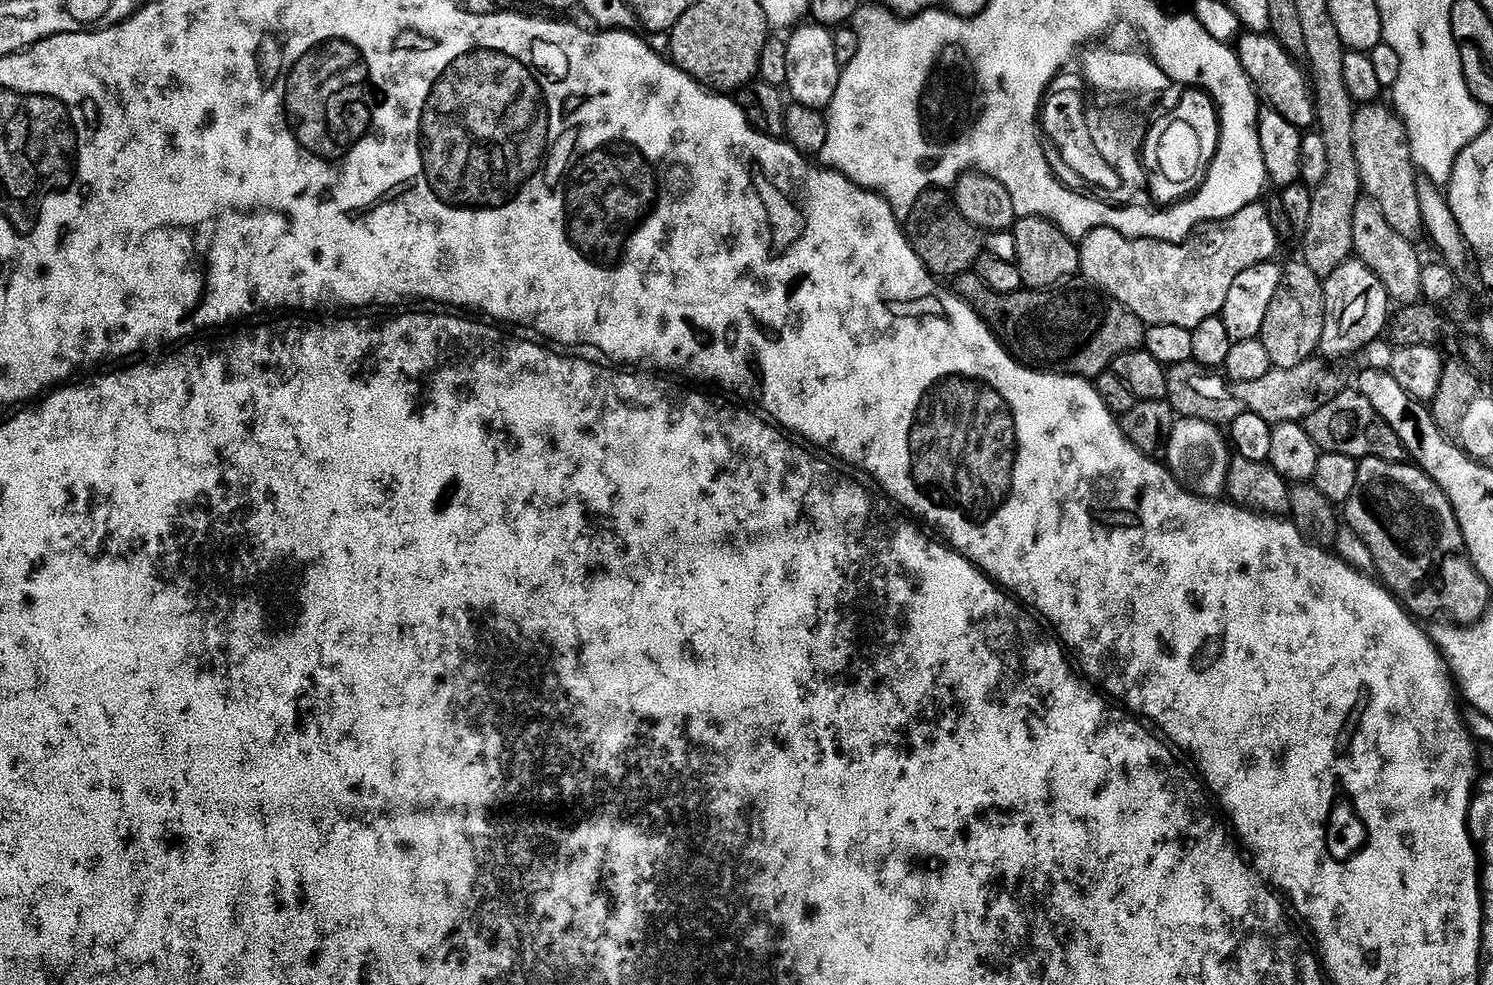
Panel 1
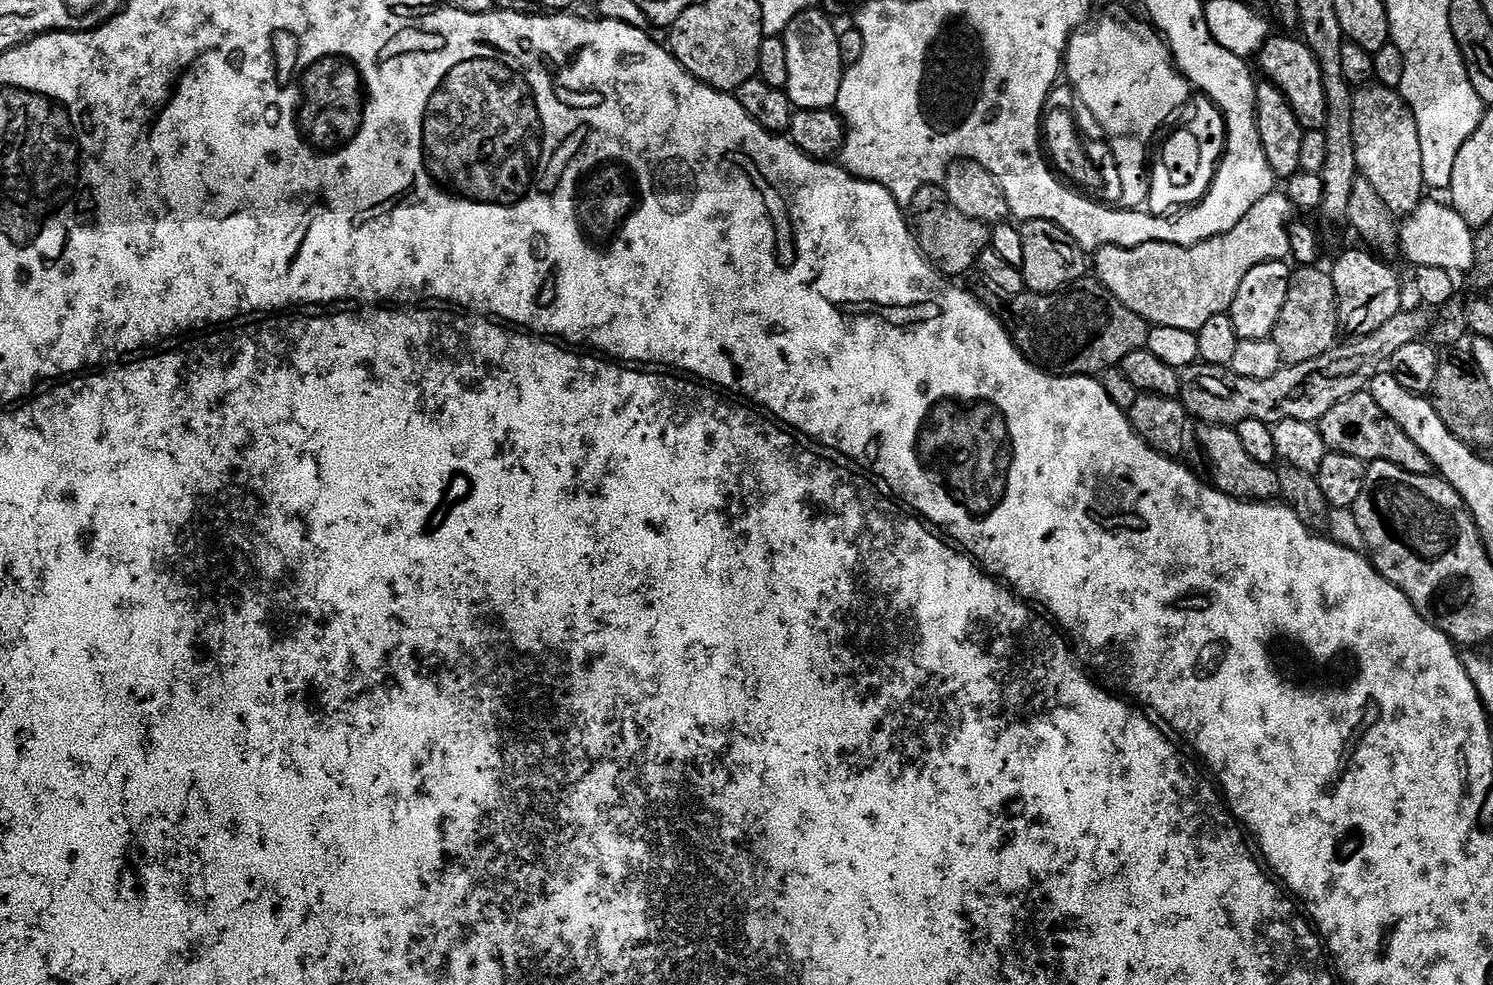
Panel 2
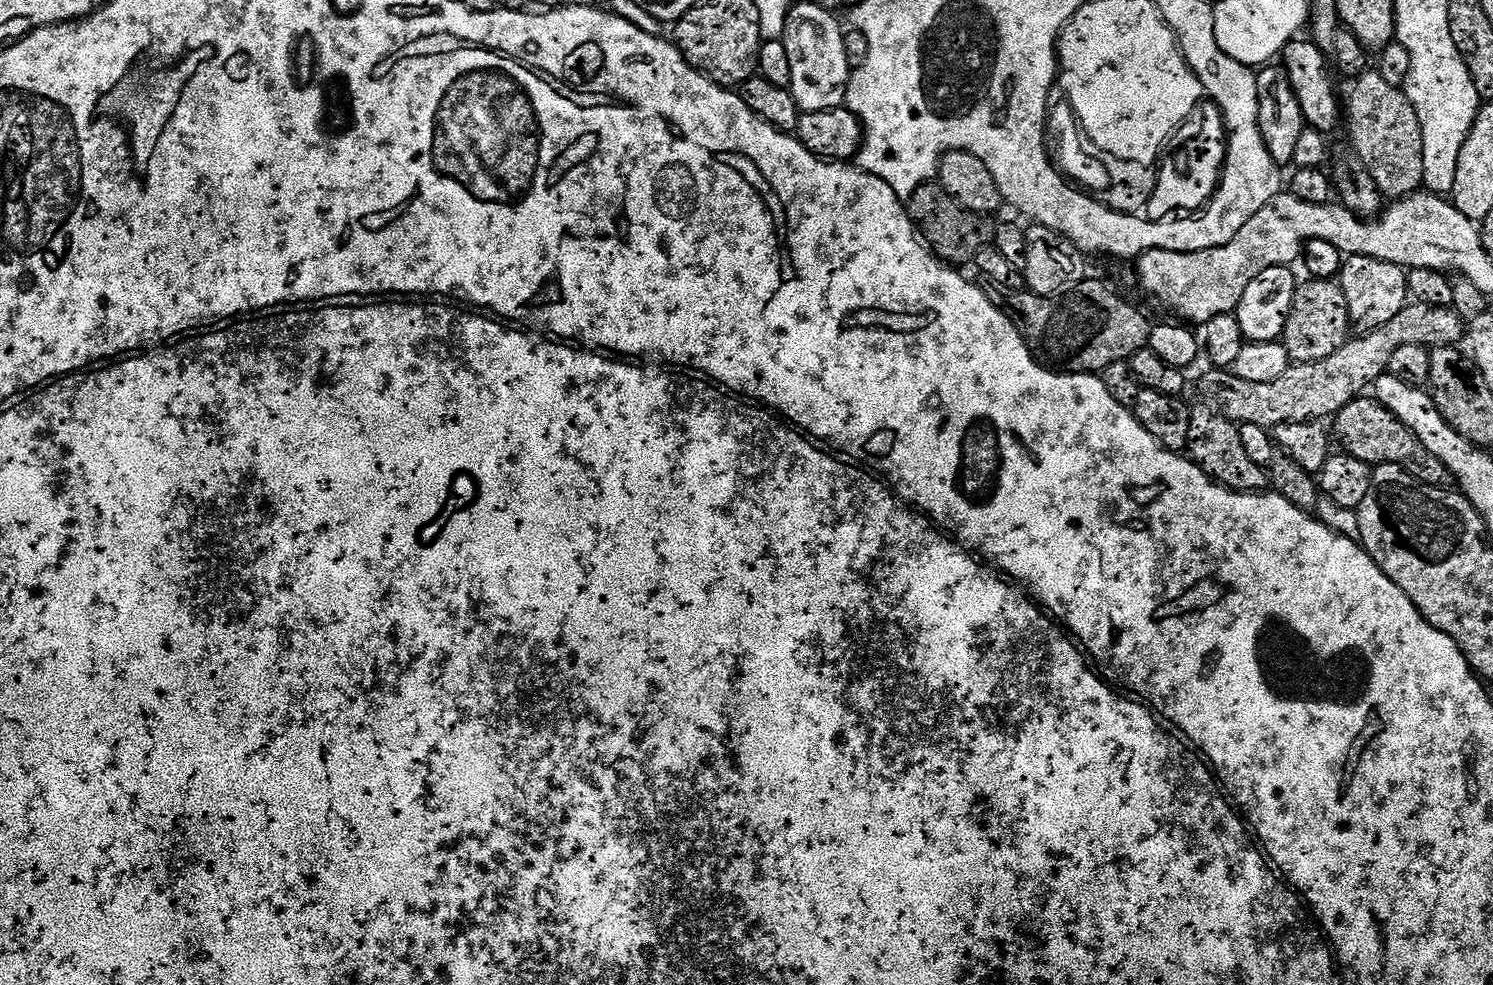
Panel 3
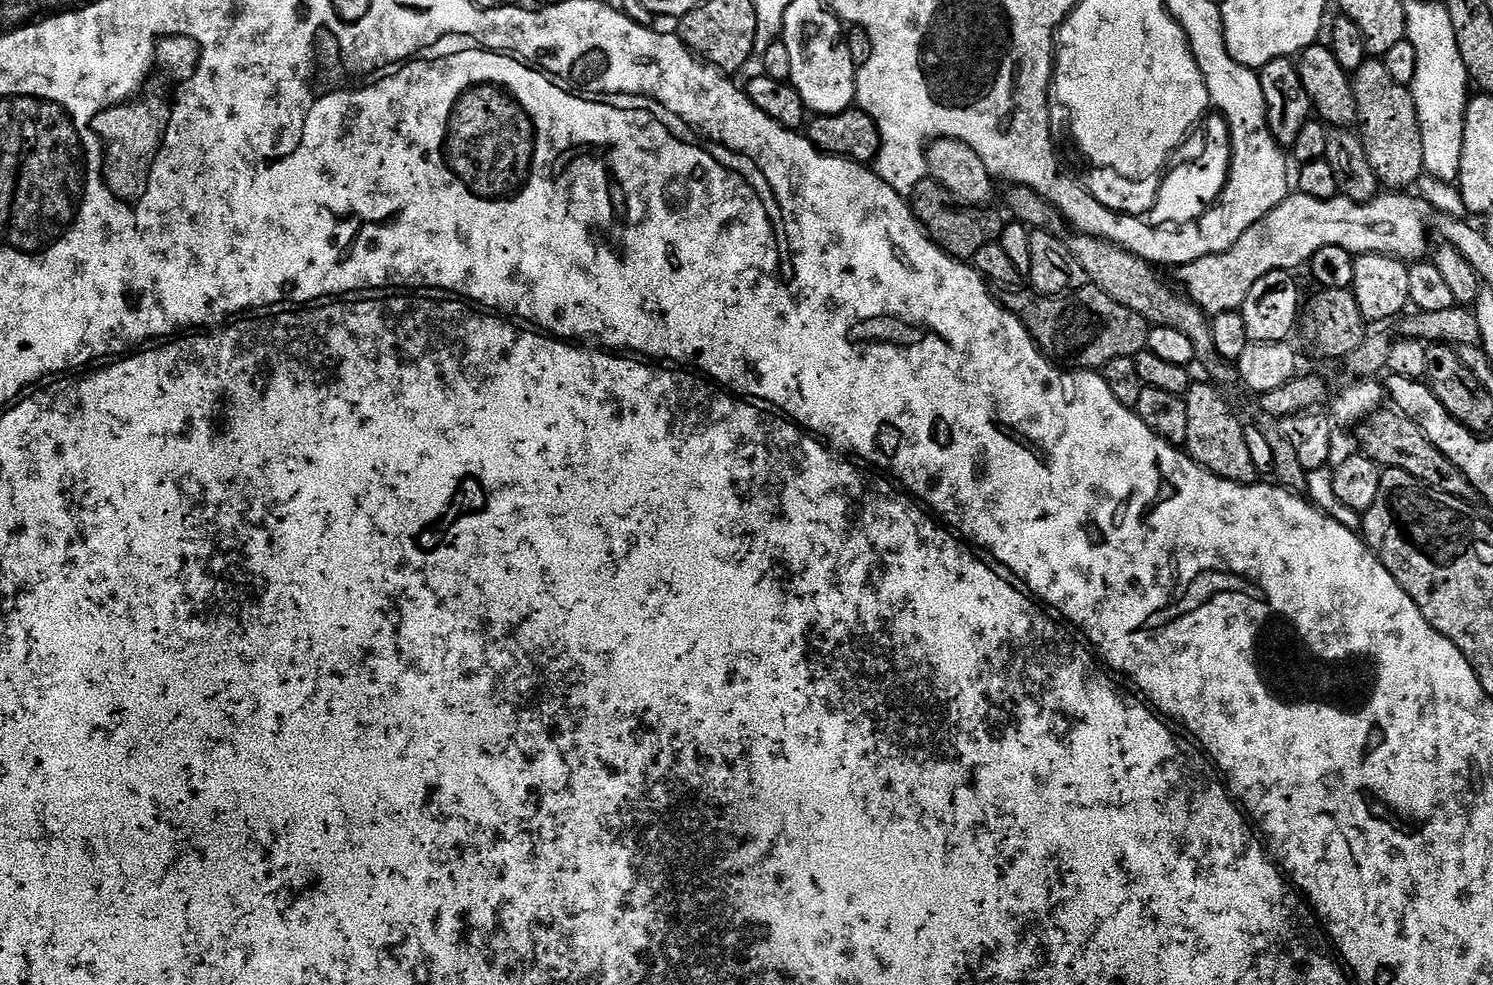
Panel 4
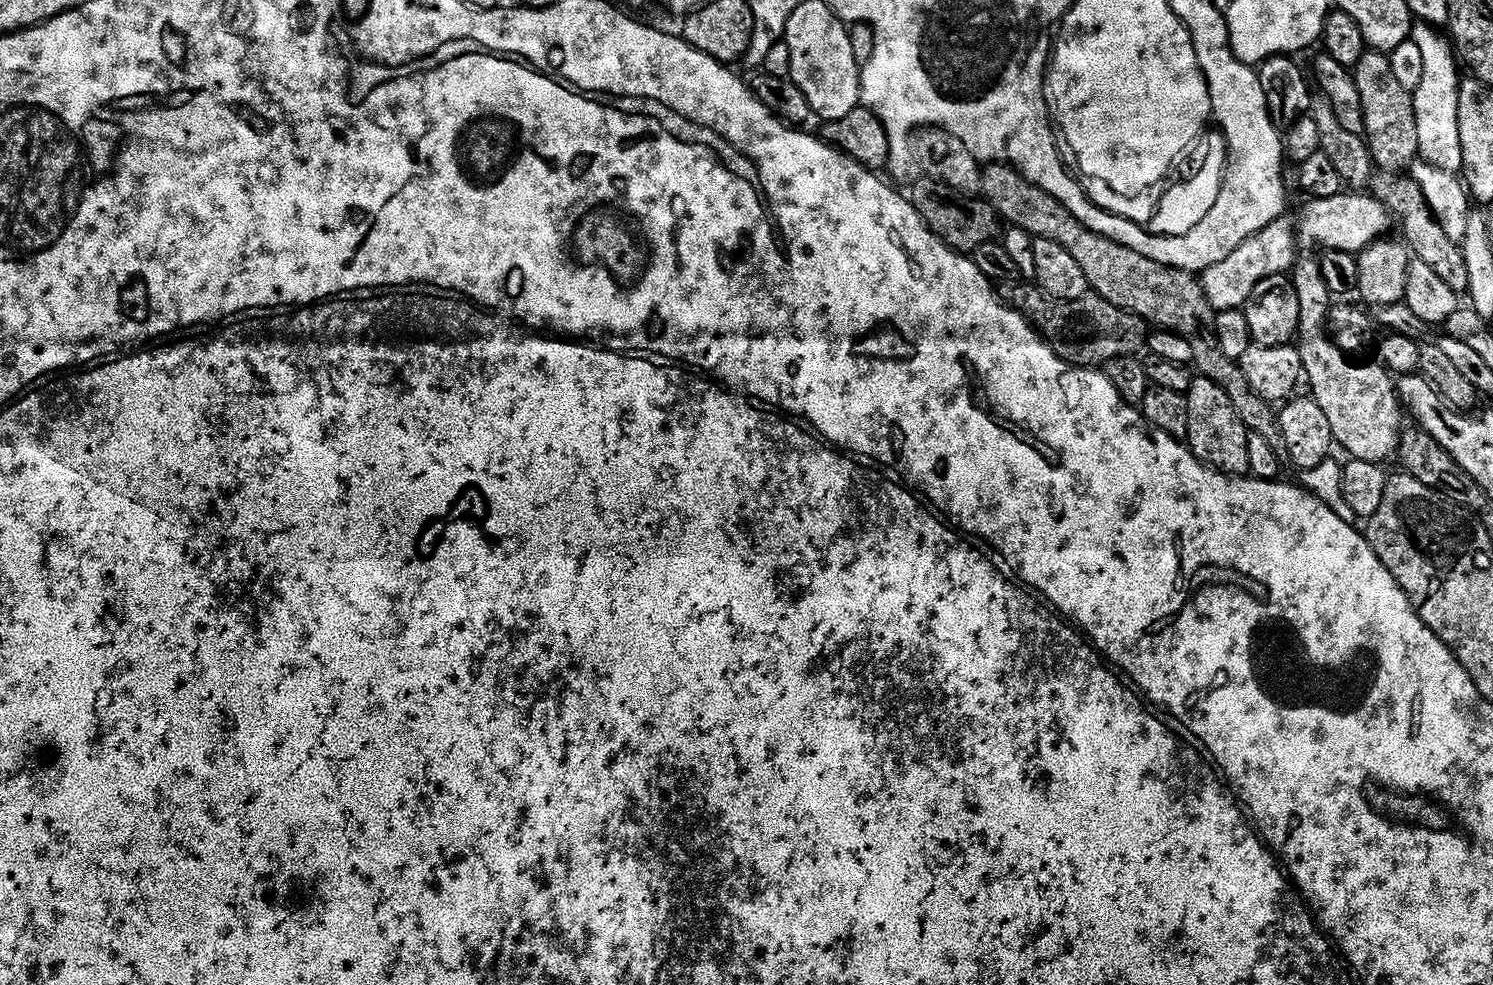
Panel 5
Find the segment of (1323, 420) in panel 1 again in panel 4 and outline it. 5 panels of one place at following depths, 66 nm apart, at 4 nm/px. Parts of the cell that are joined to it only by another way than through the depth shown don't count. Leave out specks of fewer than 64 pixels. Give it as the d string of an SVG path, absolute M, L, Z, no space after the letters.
M1381 410L1373 412L1359 425L1358 431L1359 451L1381 469L1406 470L1413 478L1436 492L1445 492L1469 502L1477 499L1476 488L1466 478L1466 474L1462 474L1462 470L1458 470L1458 466L1454 466L1454 462L1450 462L1450 458L1446 458L1446 454L1442 454L1442 450L1438 450L1438 446L1434 446L1430 438L1426 438L1426 434L1422 434L1422 430L1418 430L1414 422L1410 422L1410 418L1401 416L1395 410Z

